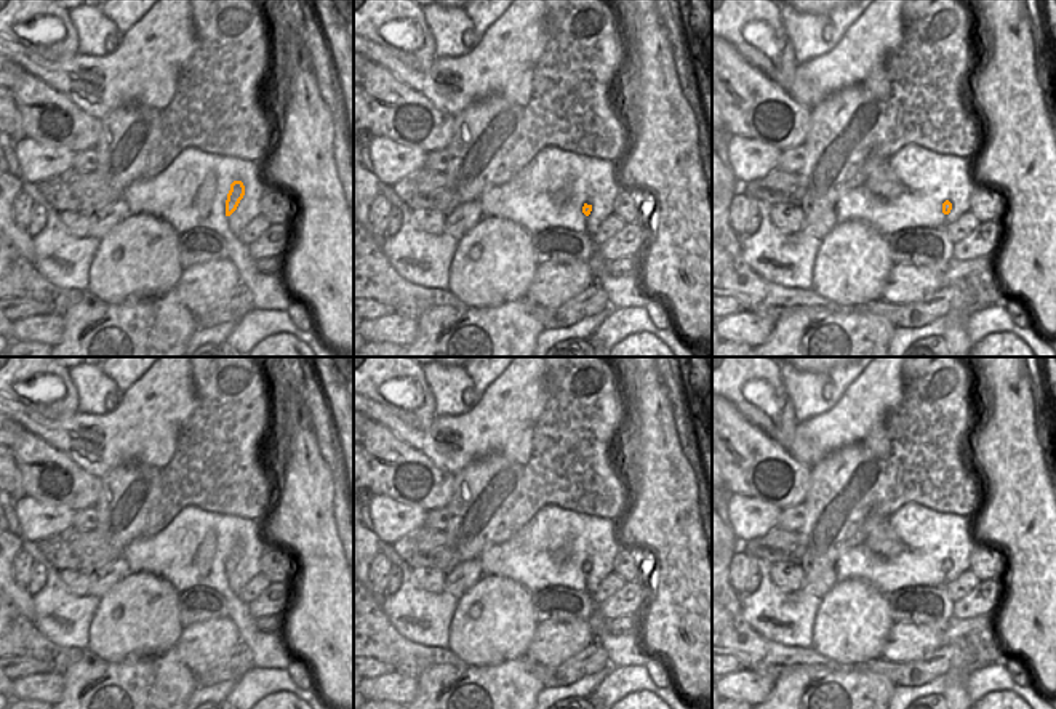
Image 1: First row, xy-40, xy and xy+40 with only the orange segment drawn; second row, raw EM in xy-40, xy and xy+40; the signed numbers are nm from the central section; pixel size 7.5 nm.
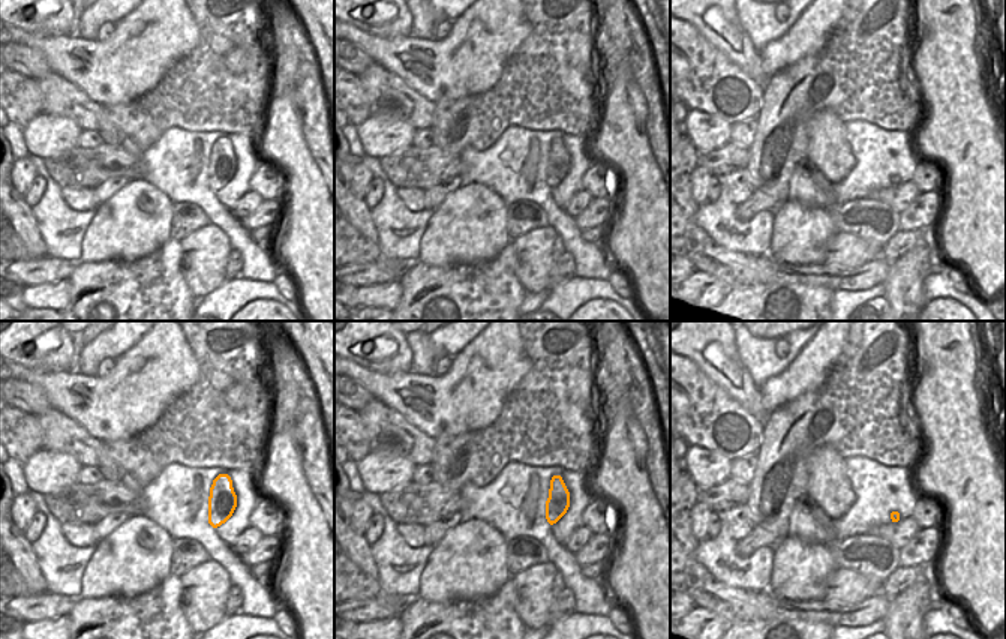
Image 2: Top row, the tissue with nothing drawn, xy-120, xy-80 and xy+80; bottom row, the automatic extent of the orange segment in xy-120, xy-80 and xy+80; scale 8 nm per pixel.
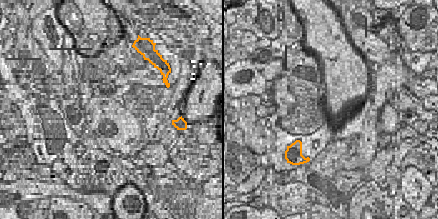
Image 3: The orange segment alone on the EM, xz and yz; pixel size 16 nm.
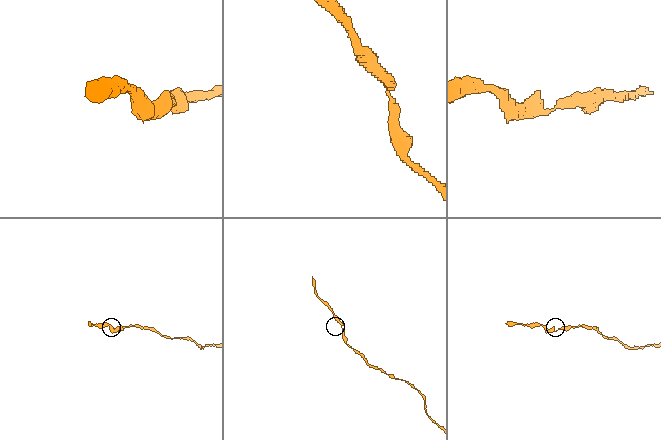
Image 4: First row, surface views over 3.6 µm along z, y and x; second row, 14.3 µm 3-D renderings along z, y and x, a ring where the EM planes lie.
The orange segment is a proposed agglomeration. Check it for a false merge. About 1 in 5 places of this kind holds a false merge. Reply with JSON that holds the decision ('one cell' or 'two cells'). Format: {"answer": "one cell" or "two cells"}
{"answer": "one cell"}

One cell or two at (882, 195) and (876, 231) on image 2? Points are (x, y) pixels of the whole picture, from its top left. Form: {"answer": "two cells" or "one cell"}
{"answer": "two cells"}

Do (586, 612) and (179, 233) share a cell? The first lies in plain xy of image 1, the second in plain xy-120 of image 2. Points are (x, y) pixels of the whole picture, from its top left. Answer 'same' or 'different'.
same

